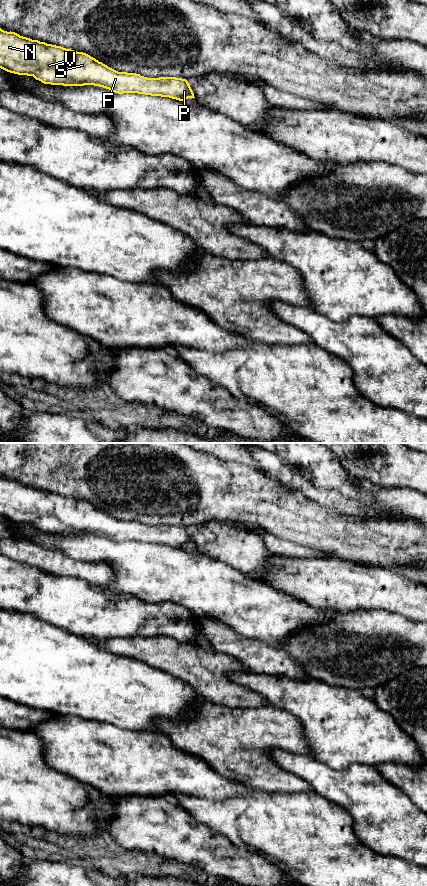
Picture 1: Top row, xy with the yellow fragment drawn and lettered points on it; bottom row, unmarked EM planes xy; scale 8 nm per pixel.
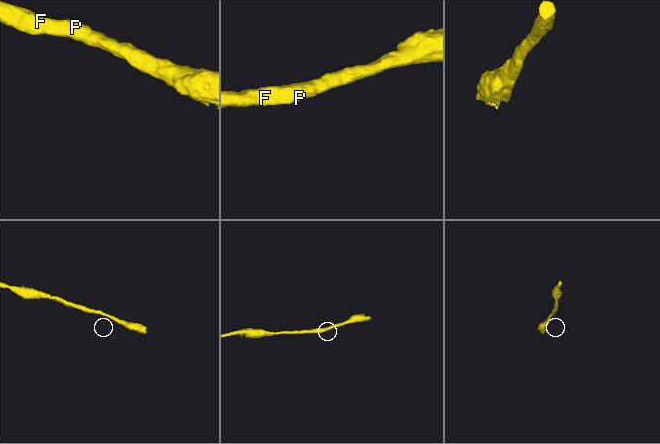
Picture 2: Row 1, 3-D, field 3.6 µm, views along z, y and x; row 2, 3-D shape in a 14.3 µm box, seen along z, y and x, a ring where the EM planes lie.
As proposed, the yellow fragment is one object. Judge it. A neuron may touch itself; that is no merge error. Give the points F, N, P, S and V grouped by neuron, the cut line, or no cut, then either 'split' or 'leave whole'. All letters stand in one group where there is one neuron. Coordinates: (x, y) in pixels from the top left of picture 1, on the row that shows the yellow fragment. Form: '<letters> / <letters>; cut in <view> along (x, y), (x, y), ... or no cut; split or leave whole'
F N P S V; no cut; leave whole

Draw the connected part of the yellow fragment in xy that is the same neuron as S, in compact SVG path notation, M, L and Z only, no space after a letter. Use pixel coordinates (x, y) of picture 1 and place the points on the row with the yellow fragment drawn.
M0 28L0 68L33 76L44 84L94 85L112 92L169 97L179 101L195 98L186 79L147 78L118 72L90 55L7 32Z

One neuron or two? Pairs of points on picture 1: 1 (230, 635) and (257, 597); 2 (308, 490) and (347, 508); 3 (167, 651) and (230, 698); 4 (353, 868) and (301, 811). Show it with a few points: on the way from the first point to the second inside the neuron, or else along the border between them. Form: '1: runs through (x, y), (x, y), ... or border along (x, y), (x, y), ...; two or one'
1: border along (213, 619), (225, 623), (240, 636), (256, 639); two
2: runs through (318, 495), (337, 502); one
3: runs through (183, 660), (195, 664), (214, 683); one
4: runs through (339, 854), (317, 832), (317, 828), (314, 825); one

